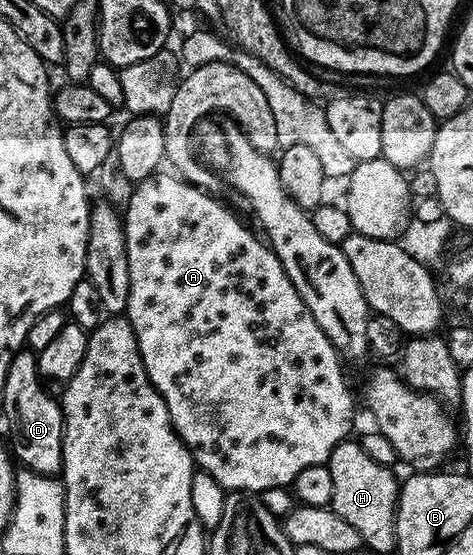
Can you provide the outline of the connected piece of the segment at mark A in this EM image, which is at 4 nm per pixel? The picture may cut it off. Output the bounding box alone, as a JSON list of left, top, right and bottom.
[122,173,356,493]

